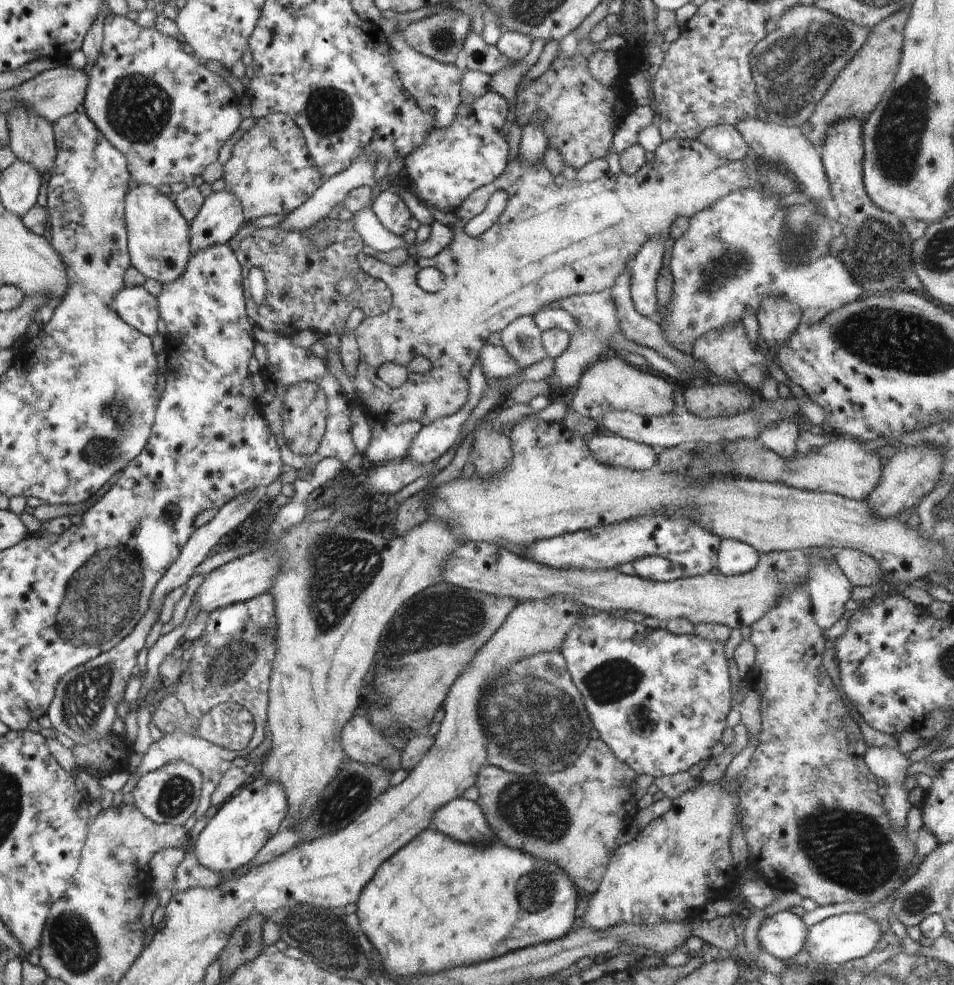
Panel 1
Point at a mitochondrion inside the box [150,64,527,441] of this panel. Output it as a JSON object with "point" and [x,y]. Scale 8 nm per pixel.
{"point":[329,111]}

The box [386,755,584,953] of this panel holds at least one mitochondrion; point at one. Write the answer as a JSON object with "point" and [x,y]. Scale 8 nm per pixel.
{"point":[531,807]}

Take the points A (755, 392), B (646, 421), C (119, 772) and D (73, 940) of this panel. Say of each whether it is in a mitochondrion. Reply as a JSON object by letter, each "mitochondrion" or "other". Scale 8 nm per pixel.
{"A":"other","B":"other","C":"other","D":"mitochondrion"}

